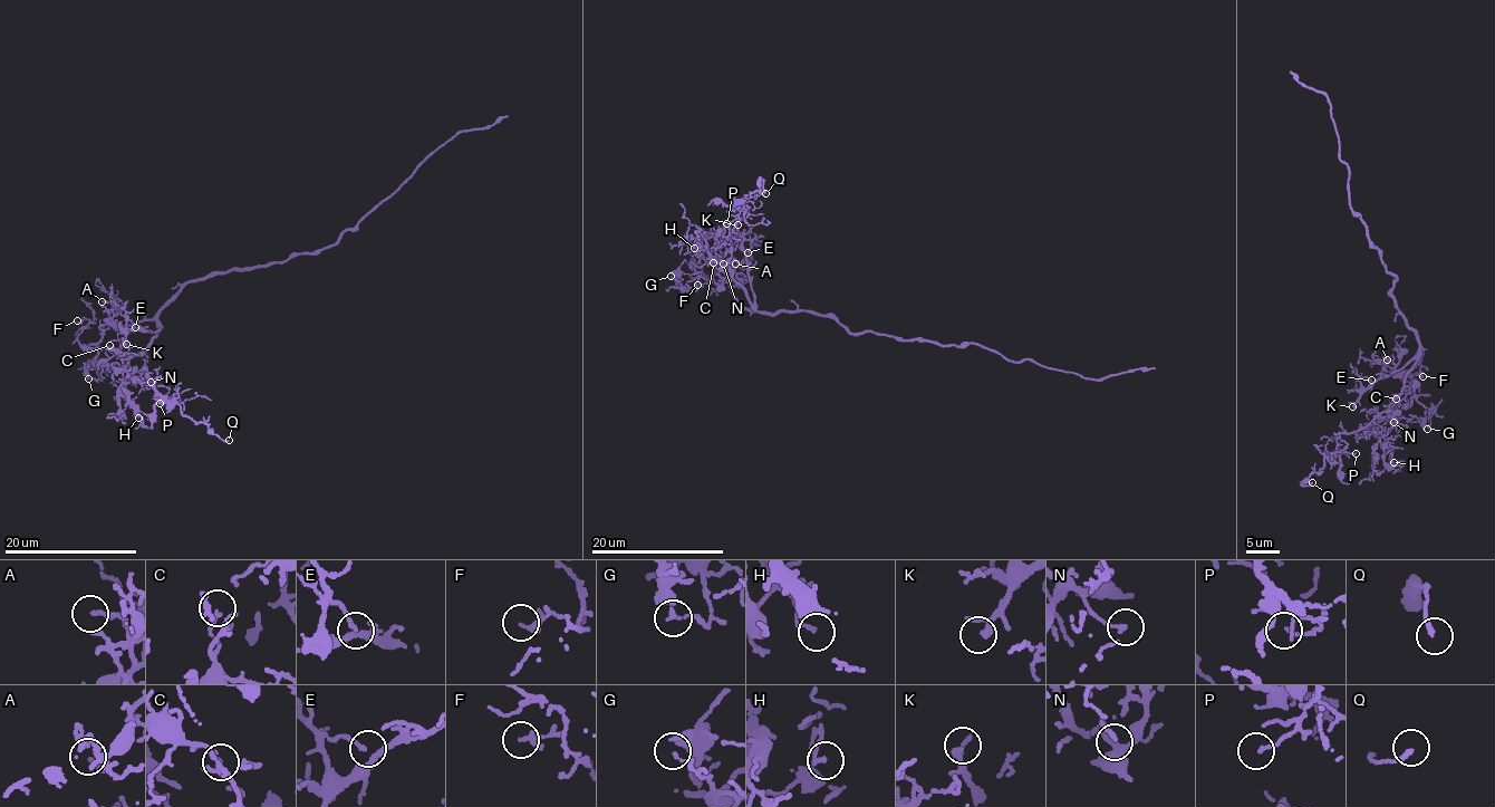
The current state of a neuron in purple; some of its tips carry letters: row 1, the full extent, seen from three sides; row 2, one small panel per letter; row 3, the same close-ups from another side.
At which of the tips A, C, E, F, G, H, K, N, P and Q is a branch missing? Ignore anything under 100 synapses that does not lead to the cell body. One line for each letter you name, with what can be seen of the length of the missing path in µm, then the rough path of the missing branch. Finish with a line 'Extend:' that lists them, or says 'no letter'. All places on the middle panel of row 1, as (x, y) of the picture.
K: missing 15 µm; course (738, 224), (756, 212), (778, 227), (780, 233), (769, 237)
Extend: K

